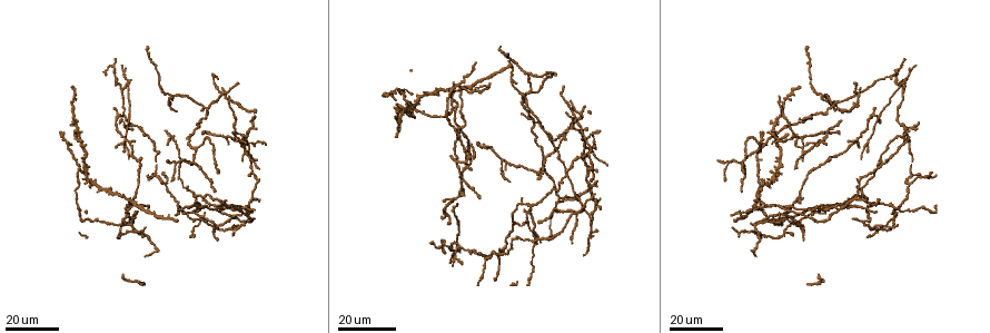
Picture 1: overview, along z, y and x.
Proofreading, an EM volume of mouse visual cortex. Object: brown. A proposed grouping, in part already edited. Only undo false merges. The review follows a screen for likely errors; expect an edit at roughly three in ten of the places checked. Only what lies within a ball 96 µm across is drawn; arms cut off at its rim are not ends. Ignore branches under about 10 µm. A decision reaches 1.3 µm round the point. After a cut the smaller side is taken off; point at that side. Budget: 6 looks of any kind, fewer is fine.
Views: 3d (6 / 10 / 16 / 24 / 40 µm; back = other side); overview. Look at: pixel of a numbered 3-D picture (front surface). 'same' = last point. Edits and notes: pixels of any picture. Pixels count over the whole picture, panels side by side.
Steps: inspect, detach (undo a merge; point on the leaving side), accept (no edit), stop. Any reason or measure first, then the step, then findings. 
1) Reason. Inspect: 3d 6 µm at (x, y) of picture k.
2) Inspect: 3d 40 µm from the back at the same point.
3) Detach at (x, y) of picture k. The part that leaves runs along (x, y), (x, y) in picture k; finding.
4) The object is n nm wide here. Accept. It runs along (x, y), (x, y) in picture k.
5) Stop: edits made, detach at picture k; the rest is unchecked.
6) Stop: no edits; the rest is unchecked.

Small branch off a trunk. Inspect: 3d 16 µm at (155, 173) of picture 1.

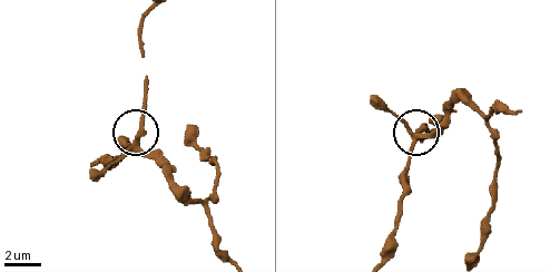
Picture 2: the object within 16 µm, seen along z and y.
Inspect: 3d 6 µm at (136, 141) of picture 2.

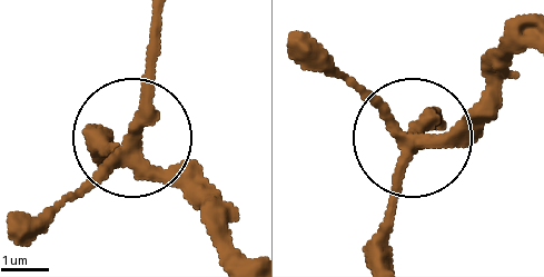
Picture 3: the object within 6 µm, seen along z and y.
Inspect: 3d 6 µm from the back at (133, 136) of picture 3.

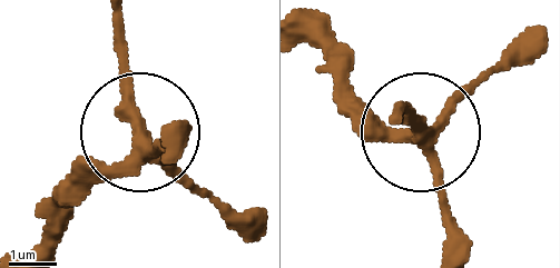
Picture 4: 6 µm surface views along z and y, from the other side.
The object is 300 nm wide here. Accept. It runs along (27, 249), (135, 134), (183, 154) in picture 4; all the same cell.

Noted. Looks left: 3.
Small branch off a trunk. Inspect: 3d 16 µm at (128, 81) of picture 1.

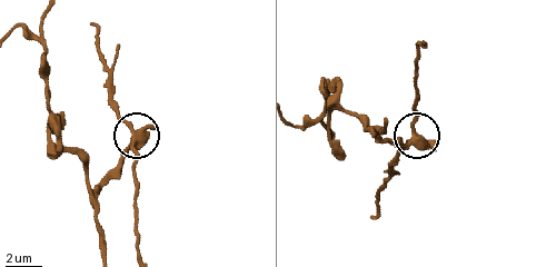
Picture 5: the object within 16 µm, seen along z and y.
Inspect: 3d 10 µm at (415, 132) of picture 5.

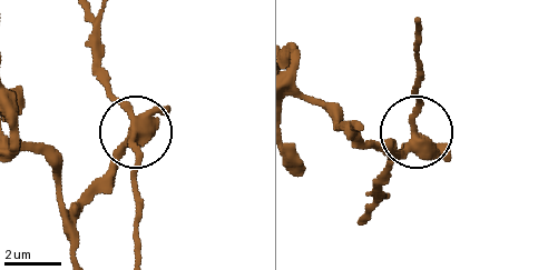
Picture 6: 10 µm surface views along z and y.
Inspect: 3d 10 µm from the back at (135, 134) of picture 6.

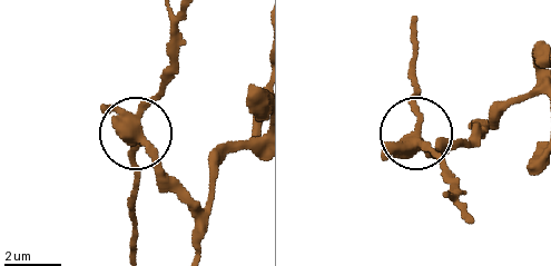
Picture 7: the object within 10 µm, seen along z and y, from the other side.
4 arms meet here. Detach at (156, 95) of picture 7. The part that leaves runs along (416, 130), (416, 26) in picture 7; two cells meet here.

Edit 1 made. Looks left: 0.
Stop: edits made, detach at picture 7; the rest is unchecked.

